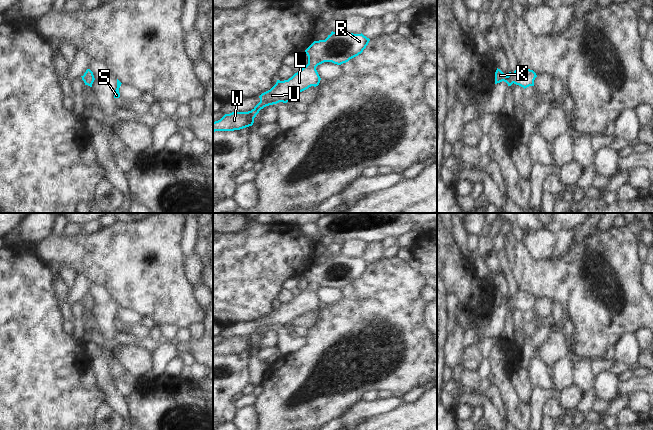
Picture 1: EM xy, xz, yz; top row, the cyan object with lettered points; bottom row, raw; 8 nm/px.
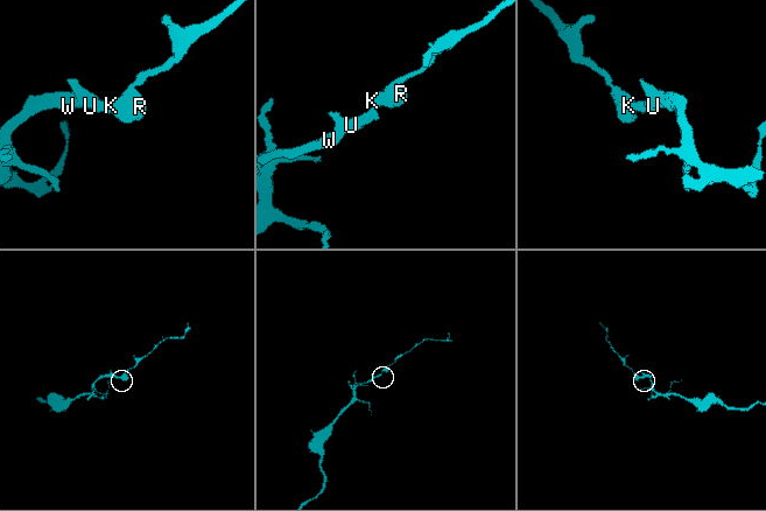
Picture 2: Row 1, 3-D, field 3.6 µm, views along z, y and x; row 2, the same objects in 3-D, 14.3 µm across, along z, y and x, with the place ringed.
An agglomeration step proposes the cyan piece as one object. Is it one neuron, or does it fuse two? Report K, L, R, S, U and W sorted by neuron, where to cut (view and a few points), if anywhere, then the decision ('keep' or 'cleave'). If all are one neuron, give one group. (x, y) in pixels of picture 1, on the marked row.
K L R S U W; no cut; keep

